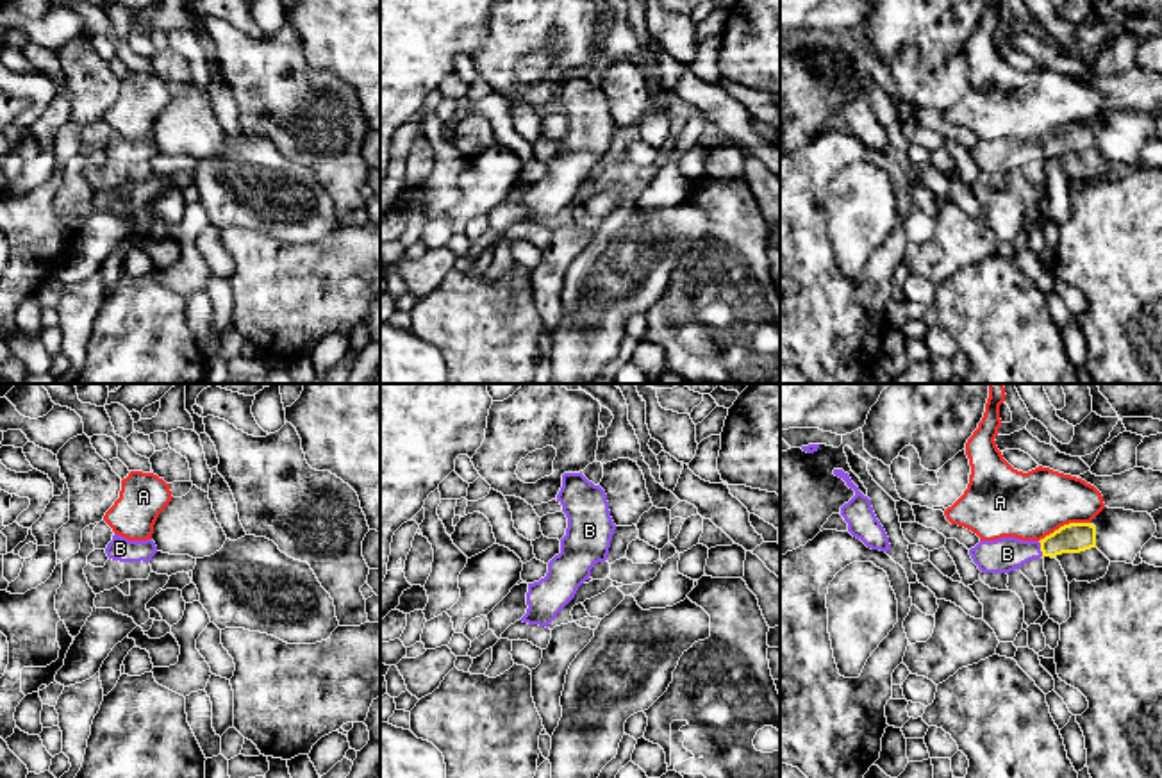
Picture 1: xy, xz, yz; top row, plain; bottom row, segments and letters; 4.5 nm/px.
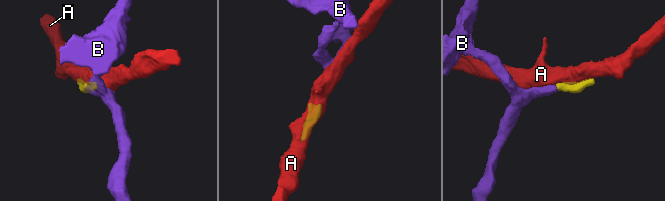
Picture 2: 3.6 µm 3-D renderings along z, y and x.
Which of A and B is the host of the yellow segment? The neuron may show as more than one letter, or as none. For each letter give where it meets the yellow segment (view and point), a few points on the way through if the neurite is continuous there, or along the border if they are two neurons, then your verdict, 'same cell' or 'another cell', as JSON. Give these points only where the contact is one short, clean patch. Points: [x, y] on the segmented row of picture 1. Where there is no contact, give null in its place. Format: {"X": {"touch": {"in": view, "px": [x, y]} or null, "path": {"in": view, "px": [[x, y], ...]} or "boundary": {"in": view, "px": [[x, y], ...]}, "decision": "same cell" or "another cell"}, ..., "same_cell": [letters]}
{"A": {"touch": {"in": "yz", "px": [1064, 525]}, "decision": "another cell"}, "B": {"touch": {"in": "yz", "px": [1041, 548]}, "path": {"in": "yz", "px": [[1073, 537], [1041, 548], [1007, 554]]}, "decision": "same cell"}, "same_cell": ["B"]}

